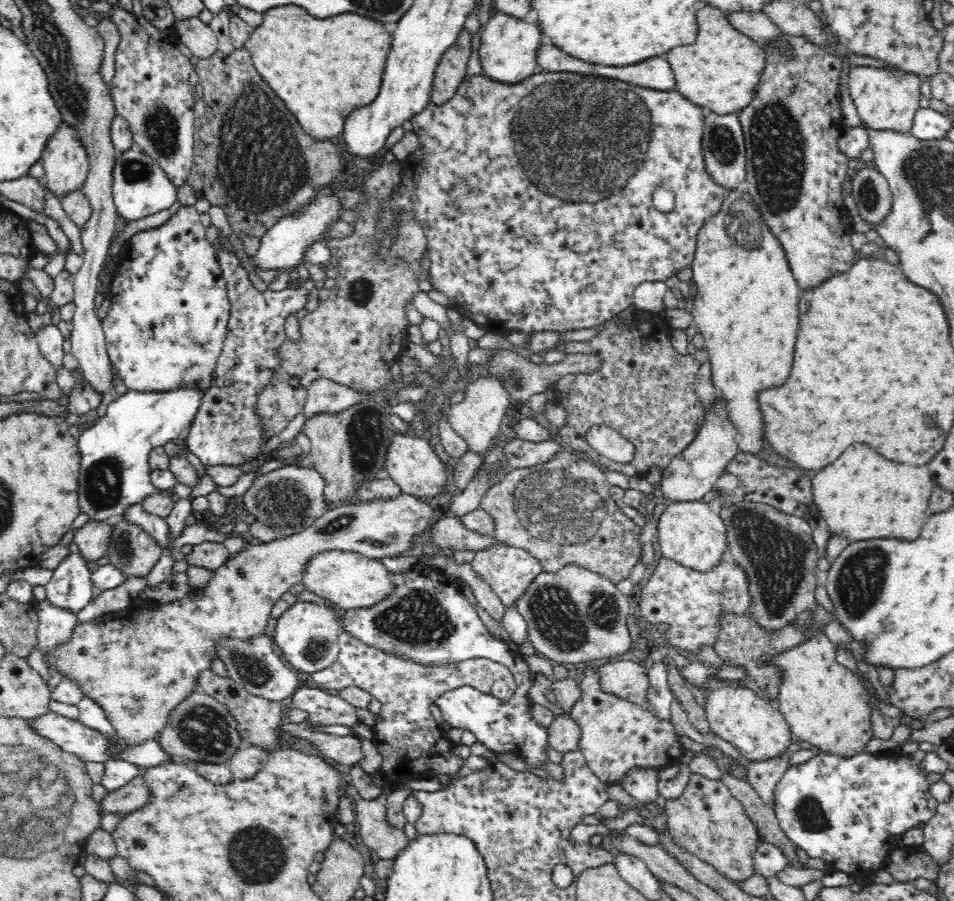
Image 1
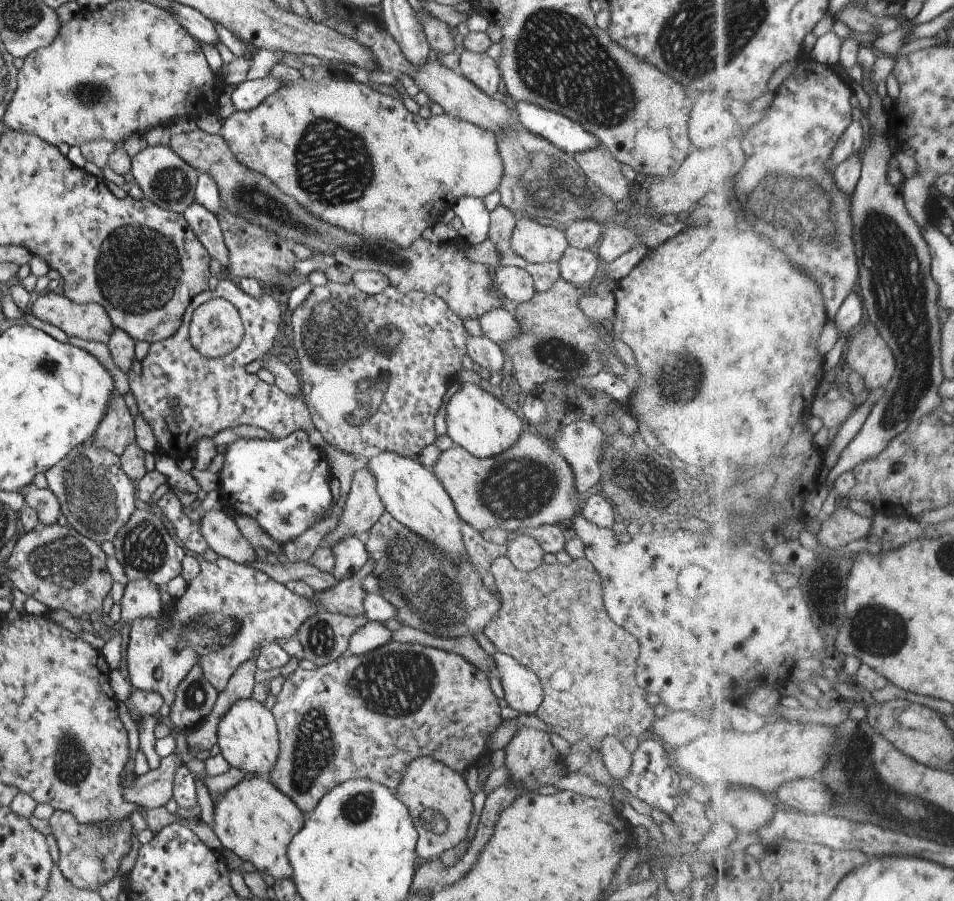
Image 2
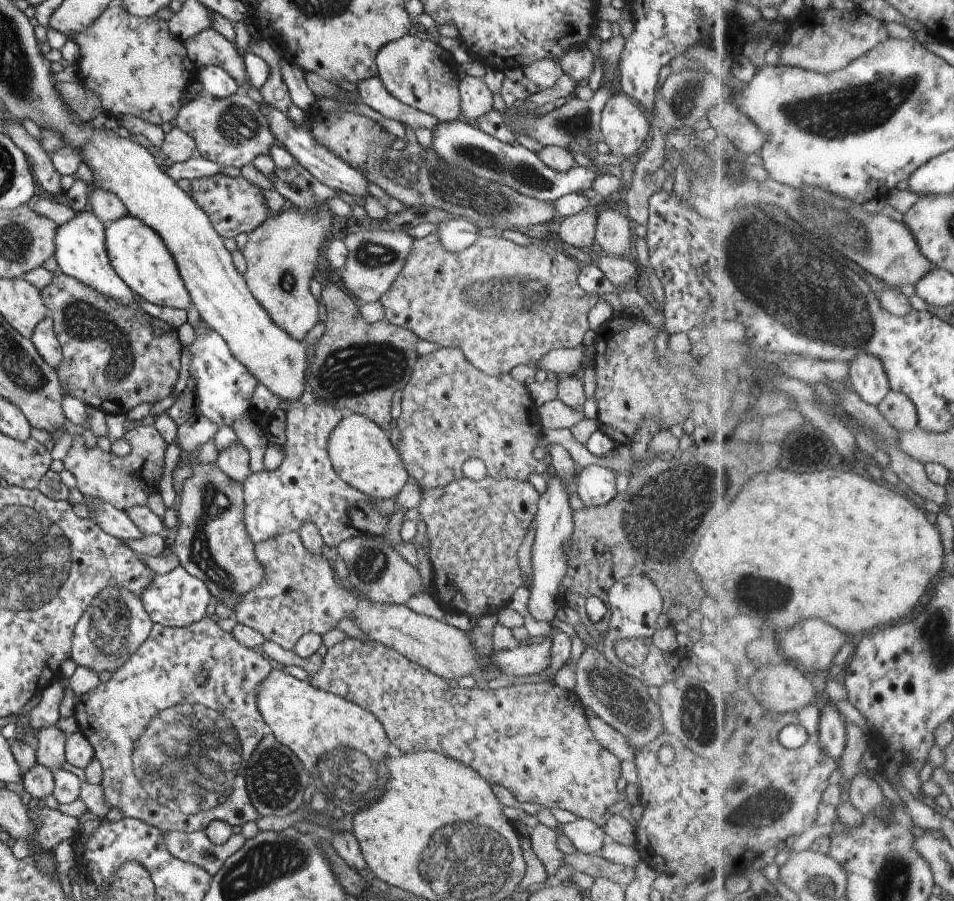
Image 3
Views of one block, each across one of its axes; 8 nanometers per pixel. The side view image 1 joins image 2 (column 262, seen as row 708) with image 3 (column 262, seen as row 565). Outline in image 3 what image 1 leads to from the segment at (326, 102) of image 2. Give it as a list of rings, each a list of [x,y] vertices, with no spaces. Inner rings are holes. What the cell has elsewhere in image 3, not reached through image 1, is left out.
[[[325,200],[309,210],[297,206],[279,210],[246,234],[246,243],[241,249],[246,265],[241,275],[249,292],[269,314],[271,322],[293,340],[302,341],[319,320],[309,282],[317,266],[316,258],[323,253],[326,233],[333,229],[332,215]]]

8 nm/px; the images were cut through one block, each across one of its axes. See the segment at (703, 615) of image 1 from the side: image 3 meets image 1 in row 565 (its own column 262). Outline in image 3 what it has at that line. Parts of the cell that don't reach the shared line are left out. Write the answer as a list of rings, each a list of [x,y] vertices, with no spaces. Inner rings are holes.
[[[204,616],[195,624],[182,627],[167,627],[161,624],[153,624],[149,630],[147,640],[143,642],[135,654],[131,654],[115,672],[111,673],[111,678],[106,682],[100,682],[89,692],[74,696],[73,713],[79,732],[89,741],[94,750],[94,758],[101,766],[101,792],[105,804],[111,808],[117,808],[122,816],[143,820],[149,826],[155,826],[163,831],[177,831],[180,833],[190,833],[193,831],[203,831],[211,820],[223,820],[229,826],[241,826],[247,821],[255,821],[258,818],[256,810],[251,806],[247,789],[244,783],[244,769],[251,752],[259,744],[259,740],[267,731],[266,723],[259,710],[257,710],[257,700],[255,692],[259,690],[259,684],[267,678],[271,672],[270,660],[265,659],[258,649],[245,648],[241,646],[230,632],[219,628],[216,617]]]

